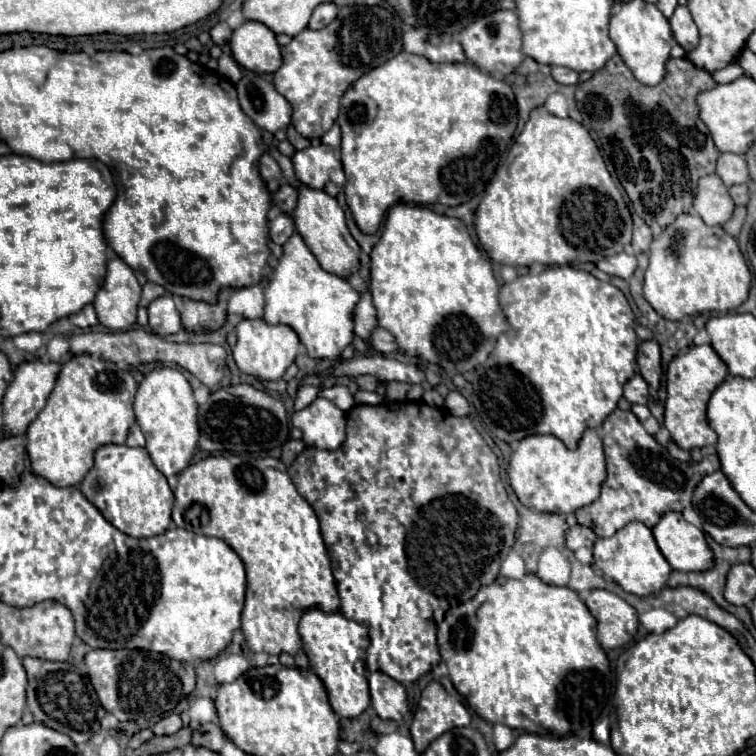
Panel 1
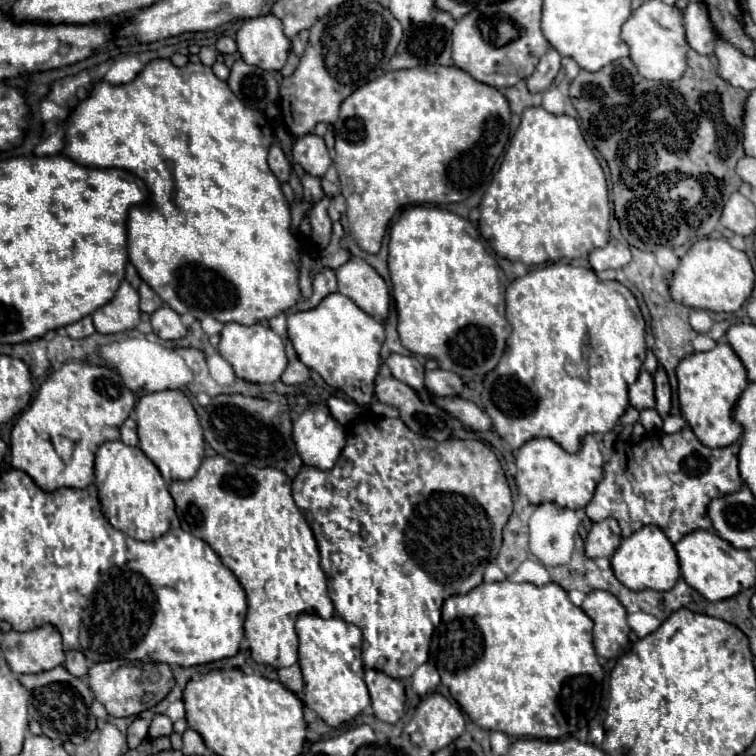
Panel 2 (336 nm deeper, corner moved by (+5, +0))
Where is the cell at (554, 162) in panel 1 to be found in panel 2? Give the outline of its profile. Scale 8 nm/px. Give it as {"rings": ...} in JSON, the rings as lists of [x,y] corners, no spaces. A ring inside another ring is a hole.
{"rings":[[[526,108],[522,122],[502,158],[500,170],[494,174],[490,186],[482,196],[480,210],[480,234],[490,248],[510,260],[524,262],[528,266],[558,262],[560,258],[586,258],[594,248],[608,242],[608,188],[598,158],[588,148],[578,122],[572,116],[554,116],[544,108]]]}

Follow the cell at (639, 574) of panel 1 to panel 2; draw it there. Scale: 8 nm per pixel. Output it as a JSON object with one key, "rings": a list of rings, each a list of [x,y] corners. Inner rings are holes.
{"rings":[[[648,524],[644,528],[640,528],[638,532],[634,532],[632,536],[624,538],[618,552],[612,556],[612,570],[616,574],[616,578],[632,590],[672,590],[674,584],[680,578],[680,564],[678,564],[678,556],[674,550],[674,544],[668,540],[668,536],[654,524]]]}

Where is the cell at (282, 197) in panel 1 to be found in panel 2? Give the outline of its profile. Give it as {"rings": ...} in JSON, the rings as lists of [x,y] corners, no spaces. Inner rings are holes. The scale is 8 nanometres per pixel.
{"rings":[[[304,174],[302,176],[302,186],[304,186],[304,200],[308,200],[310,204],[316,204],[324,198],[324,190],[320,184],[320,178]]]}

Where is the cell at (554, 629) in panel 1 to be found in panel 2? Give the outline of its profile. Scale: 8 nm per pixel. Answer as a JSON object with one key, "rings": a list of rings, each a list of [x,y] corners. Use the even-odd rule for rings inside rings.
{"rings":[[[502,580],[502,582],[482,582],[480,586],[472,588],[472,592],[464,596],[450,596],[444,602],[442,608],[442,622],[434,632],[432,638],[432,662],[436,664],[442,684],[450,690],[452,698],[460,704],[460,708],[470,716],[470,720],[480,726],[482,730],[498,730],[504,732],[512,738],[540,738],[540,740],[556,740],[556,738],[566,738],[578,732],[578,708],[594,708],[592,704],[600,704],[600,692],[602,692],[602,680],[604,680],[604,670],[598,664],[598,656],[592,644],[592,620],[584,614],[582,608],[574,606],[568,598],[568,594],[558,586],[558,584],[544,584],[544,586],[534,586],[528,582],[516,584],[512,580]]]}

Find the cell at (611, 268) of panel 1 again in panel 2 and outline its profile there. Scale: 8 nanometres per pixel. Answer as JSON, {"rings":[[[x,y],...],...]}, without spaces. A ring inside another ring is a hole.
{"rings":[[[612,238],[604,248],[592,250],[588,256],[588,262],[596,272],[600,272],[600,270],[608,270],[608,268],[618,270],[618,268],[626,266],[630,262],[630,258],[632,256],[630,256],[628,244],[622,244]]]}

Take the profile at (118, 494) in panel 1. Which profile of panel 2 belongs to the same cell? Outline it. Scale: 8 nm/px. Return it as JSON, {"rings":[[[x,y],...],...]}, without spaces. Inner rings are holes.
{"rings":[[[120,440],[104,442],[96,452],[96,482],[94,484],[98,488],[102,512],[114,528],[122,530],[124,534],[132,536],[134,540],[156,540],[156,538],[160,538],[162,534],[168,532],[170,522],[176,514],[176,506],[174,506],[174,500],[168,492],[168,486],[166,486],[160,470],[154,466],[152,460],[146,458],[146,454],[140,448],[126,446]]]}

